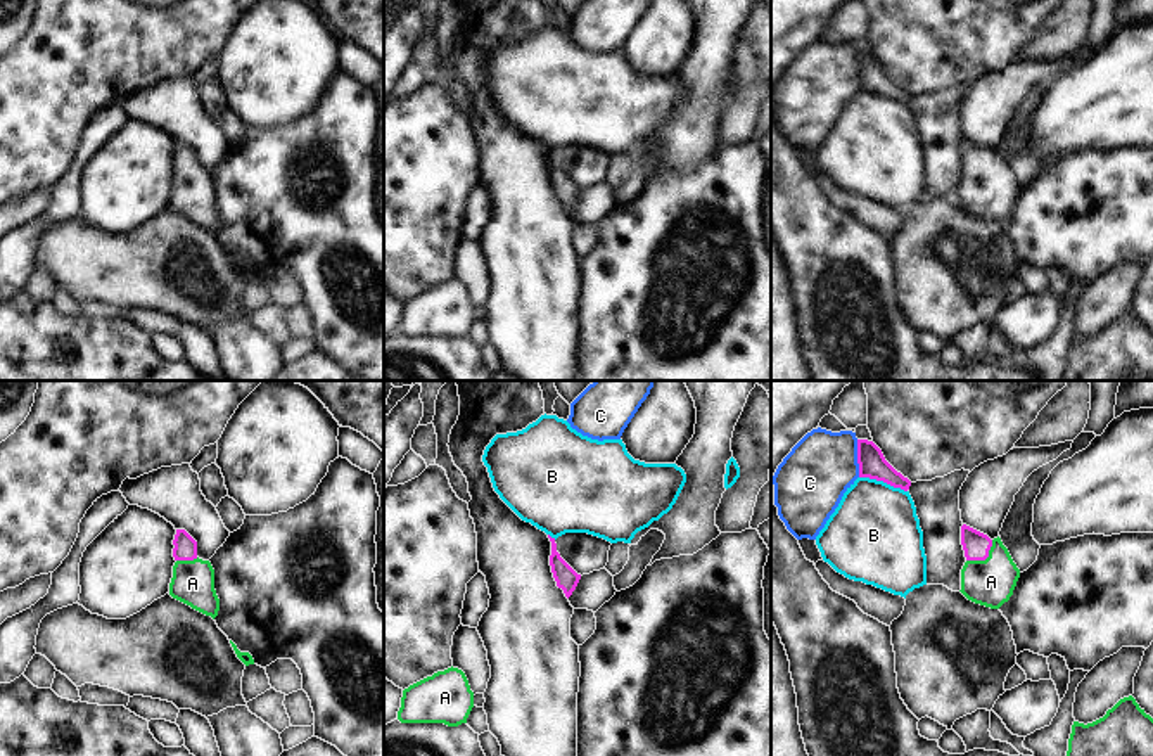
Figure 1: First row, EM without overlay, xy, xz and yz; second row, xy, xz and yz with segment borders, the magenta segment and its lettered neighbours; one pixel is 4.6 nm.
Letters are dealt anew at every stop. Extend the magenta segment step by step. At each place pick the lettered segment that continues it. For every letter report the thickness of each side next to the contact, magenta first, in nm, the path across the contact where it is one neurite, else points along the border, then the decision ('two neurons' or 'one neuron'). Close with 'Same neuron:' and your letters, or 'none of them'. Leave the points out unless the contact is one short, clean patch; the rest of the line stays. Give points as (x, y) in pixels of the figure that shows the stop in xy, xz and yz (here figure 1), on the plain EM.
A: 120 nm thick on the magenta side, 220 nm on the other; runs through yz (975, 156), (984, 172), (991, 194); one neuron
B: 130 nm thick on the magenta side, 420 nm on the other; two neurons
C: 130 nm thick on the magenta side, 320 nm on the other; border along yz (856, 52), (859, 89); two neurons
Same neuron: A

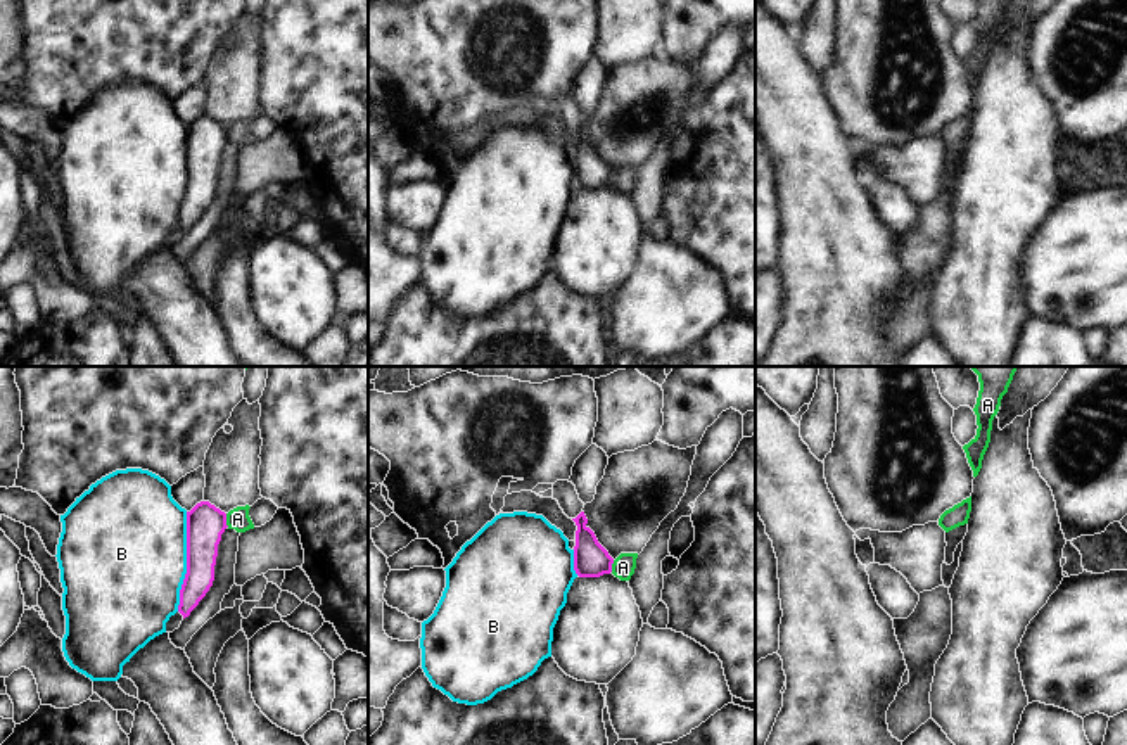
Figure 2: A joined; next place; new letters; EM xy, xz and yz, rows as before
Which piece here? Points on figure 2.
A: 180 nm thick on the magenta side, 100 nm on the other; two neurons
B: 180 nm thick on the magenta side, 500 nm on the other; two neurons
Same neuron: none of them

